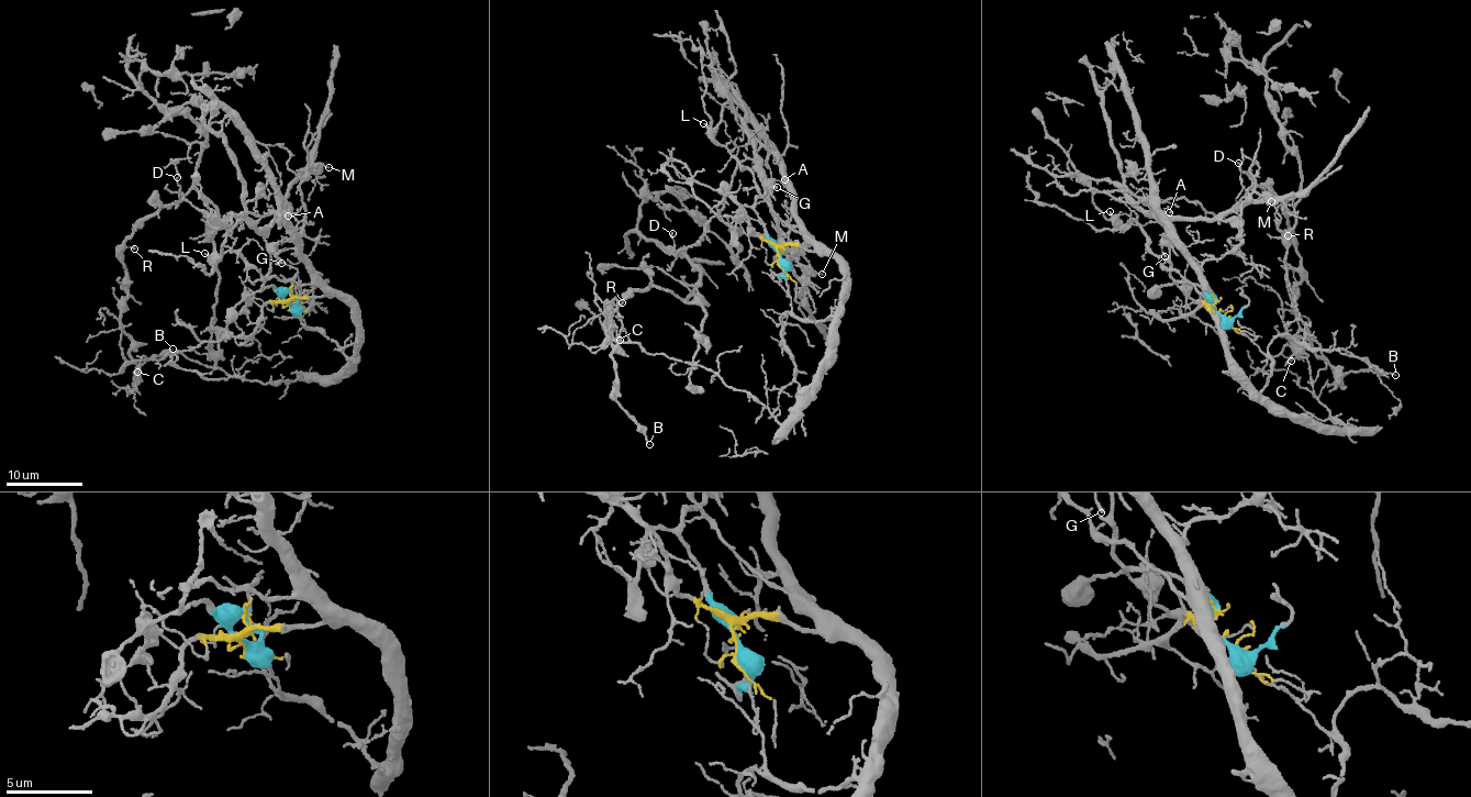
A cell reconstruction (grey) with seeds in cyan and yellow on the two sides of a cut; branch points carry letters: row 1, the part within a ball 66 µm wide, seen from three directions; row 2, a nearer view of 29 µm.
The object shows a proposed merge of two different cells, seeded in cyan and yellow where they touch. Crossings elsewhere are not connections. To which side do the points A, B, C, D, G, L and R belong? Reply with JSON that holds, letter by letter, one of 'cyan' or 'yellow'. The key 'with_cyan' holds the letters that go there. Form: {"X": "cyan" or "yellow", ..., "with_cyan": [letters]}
{"A": "yellow", "B": "yellow", "C": "yellow", "D": "yellow", "G": "cyan", "L": "cyan", "R": "yellow", "with_cyan": ["G", "L"]}

